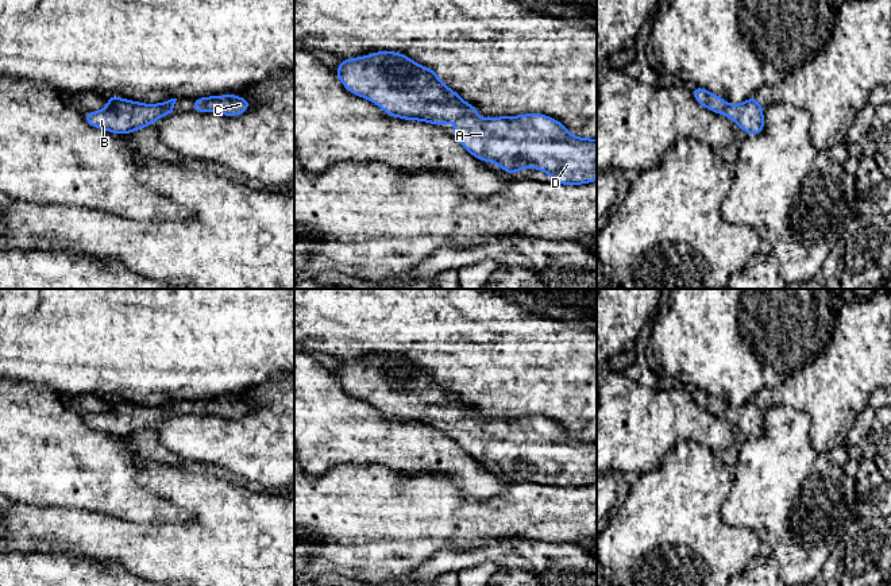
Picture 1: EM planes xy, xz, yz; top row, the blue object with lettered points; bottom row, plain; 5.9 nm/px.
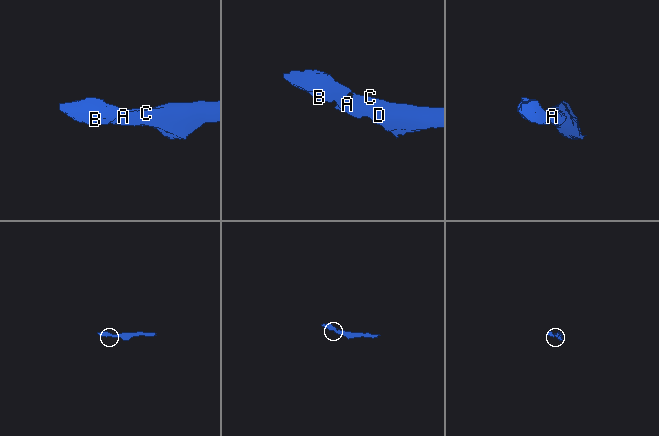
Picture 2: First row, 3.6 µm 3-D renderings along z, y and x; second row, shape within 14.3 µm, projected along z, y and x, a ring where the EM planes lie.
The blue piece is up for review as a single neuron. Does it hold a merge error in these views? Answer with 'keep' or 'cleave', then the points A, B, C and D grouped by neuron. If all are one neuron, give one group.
keep; A B C D

